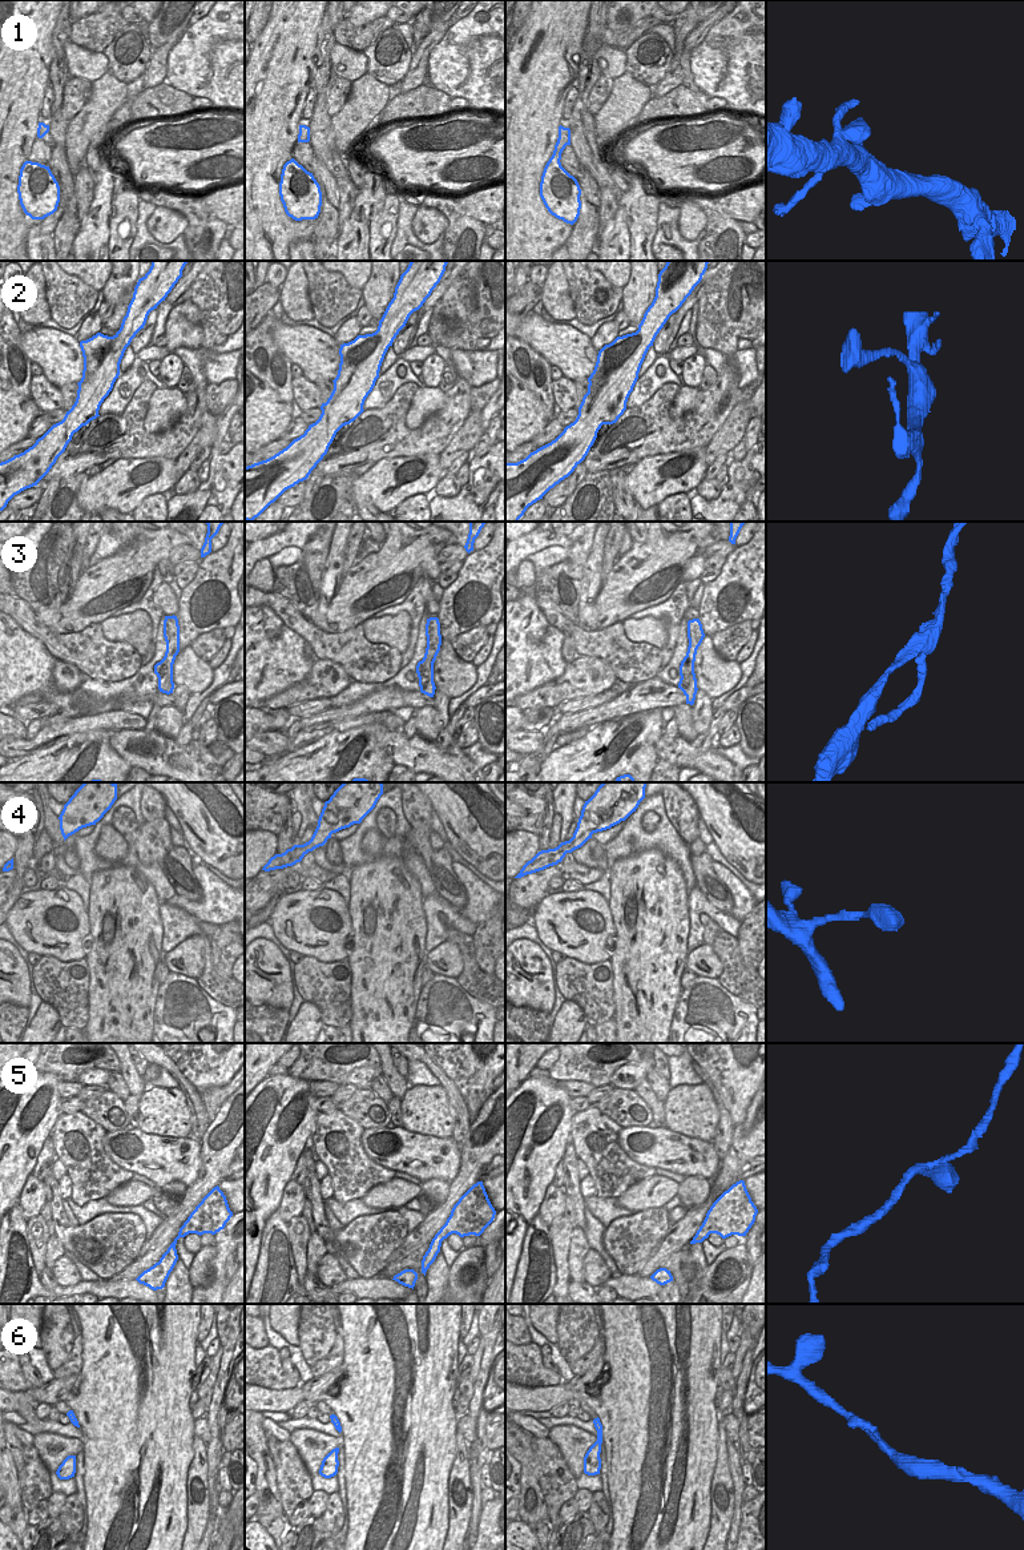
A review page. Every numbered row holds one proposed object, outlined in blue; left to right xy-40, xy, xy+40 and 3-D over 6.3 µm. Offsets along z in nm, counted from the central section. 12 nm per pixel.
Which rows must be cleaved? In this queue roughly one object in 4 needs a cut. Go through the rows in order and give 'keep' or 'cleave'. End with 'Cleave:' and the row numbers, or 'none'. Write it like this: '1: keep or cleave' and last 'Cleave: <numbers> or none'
1: keep
2: keep
3: cleave
4: keep
5: keep
6: keep
Cleave: 3

